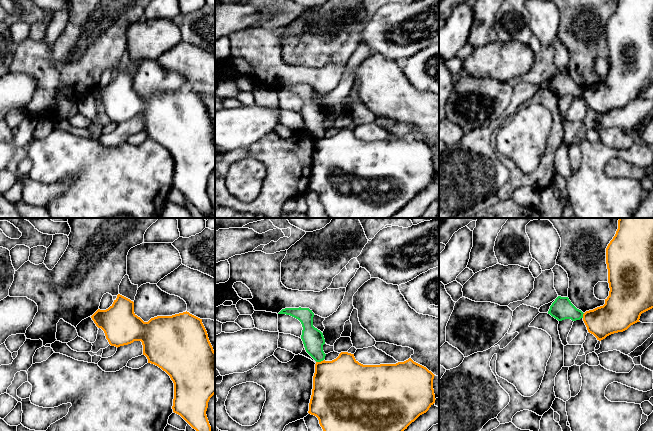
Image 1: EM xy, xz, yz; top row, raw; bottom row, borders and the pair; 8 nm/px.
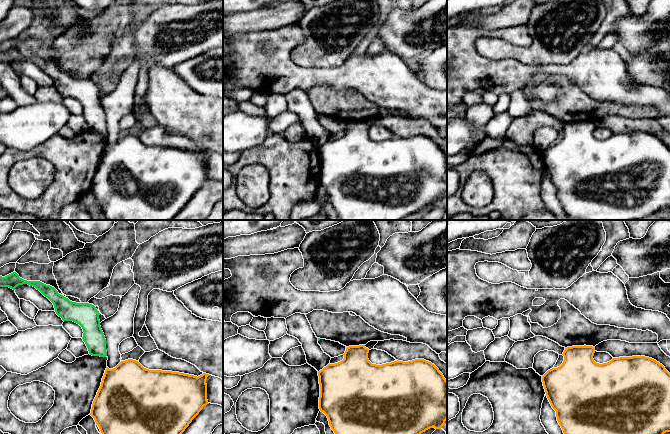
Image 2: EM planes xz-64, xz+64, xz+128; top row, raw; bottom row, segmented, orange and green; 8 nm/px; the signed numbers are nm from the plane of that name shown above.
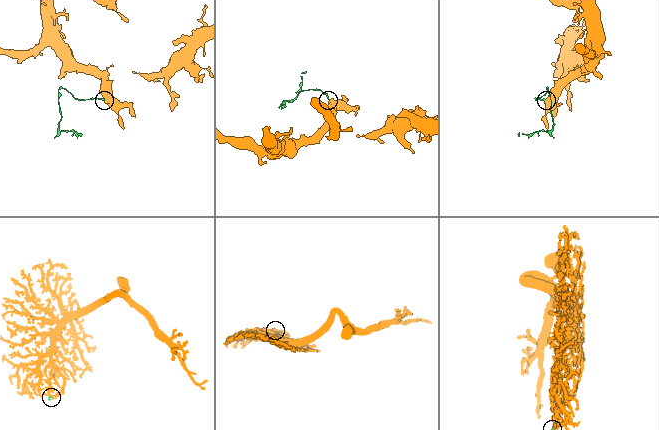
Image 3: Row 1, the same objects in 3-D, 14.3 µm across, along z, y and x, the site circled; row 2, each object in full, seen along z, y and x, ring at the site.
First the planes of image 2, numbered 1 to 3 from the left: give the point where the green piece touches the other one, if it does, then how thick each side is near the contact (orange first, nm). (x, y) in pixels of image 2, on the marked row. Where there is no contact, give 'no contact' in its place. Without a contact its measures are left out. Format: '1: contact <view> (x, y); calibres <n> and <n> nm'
1: no contact
2: no contact
3: no contact

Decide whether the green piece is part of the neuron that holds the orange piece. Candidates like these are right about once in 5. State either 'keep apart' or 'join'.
keep apart

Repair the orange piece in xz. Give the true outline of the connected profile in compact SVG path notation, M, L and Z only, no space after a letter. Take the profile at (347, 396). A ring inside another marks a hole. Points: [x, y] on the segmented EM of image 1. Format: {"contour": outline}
{"contour": "M341 352L339 356L332 361L323 360L321 362L316 362L308 413L318 418L323 431L404 431L420 415L426 413L435 403L436 399L433 389L434 376L435 375L426 367L414 362L411 358L396 364L363 365L355 359L354 354Z"}

